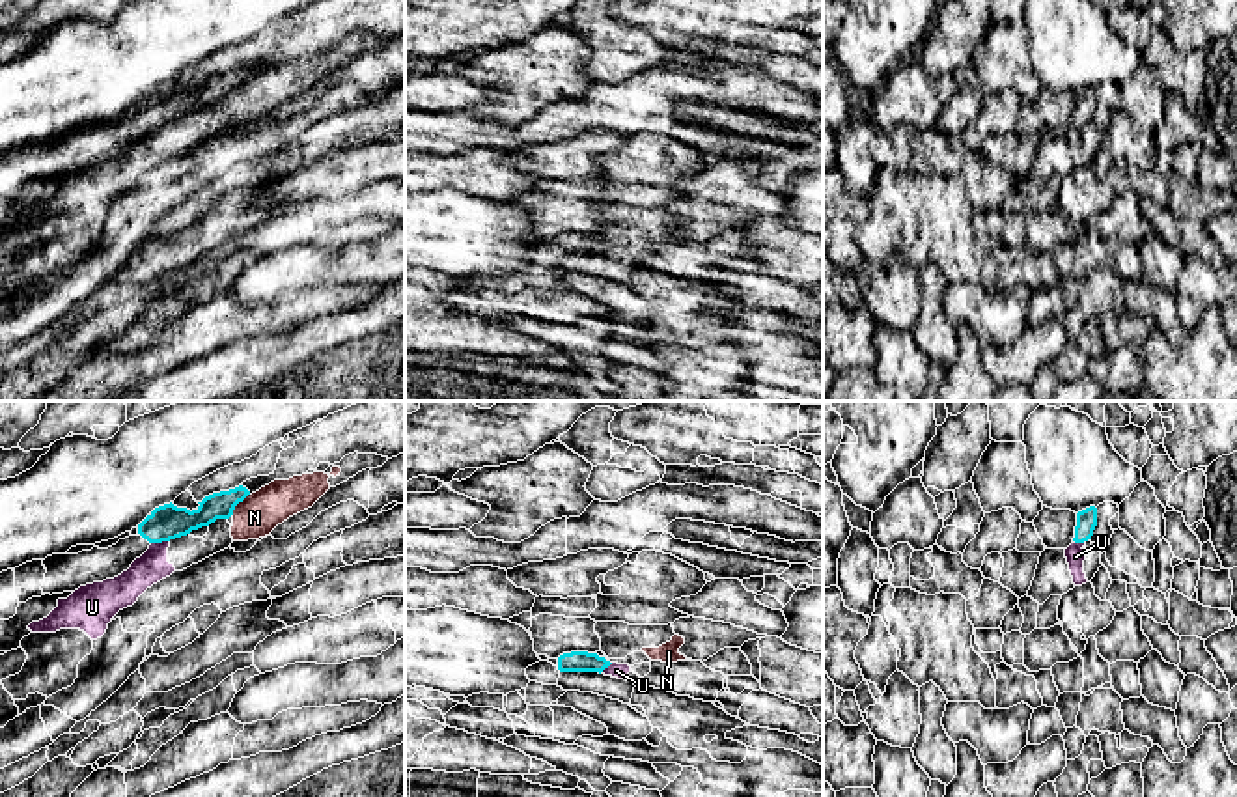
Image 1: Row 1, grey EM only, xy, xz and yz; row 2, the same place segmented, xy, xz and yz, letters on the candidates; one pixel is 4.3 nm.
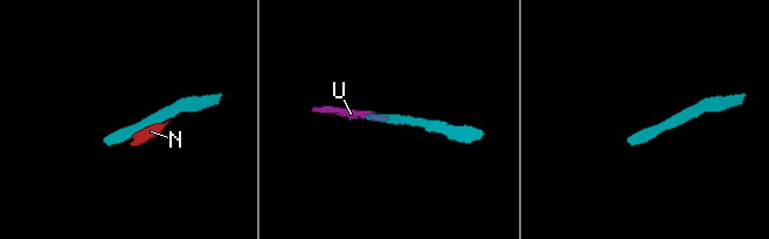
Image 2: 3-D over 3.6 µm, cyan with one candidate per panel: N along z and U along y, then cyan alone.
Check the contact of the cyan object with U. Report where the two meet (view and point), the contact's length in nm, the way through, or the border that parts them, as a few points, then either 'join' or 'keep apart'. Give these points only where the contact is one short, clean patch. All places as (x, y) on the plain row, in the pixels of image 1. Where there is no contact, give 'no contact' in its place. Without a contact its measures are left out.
meets cyan in xy at (159, 124); contact 80 nm long; border along xy (168, 122), (152, 125); keep apart

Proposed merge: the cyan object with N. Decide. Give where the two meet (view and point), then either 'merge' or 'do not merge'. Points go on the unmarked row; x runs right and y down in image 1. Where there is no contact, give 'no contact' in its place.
xy (237, 84) | do not merge

